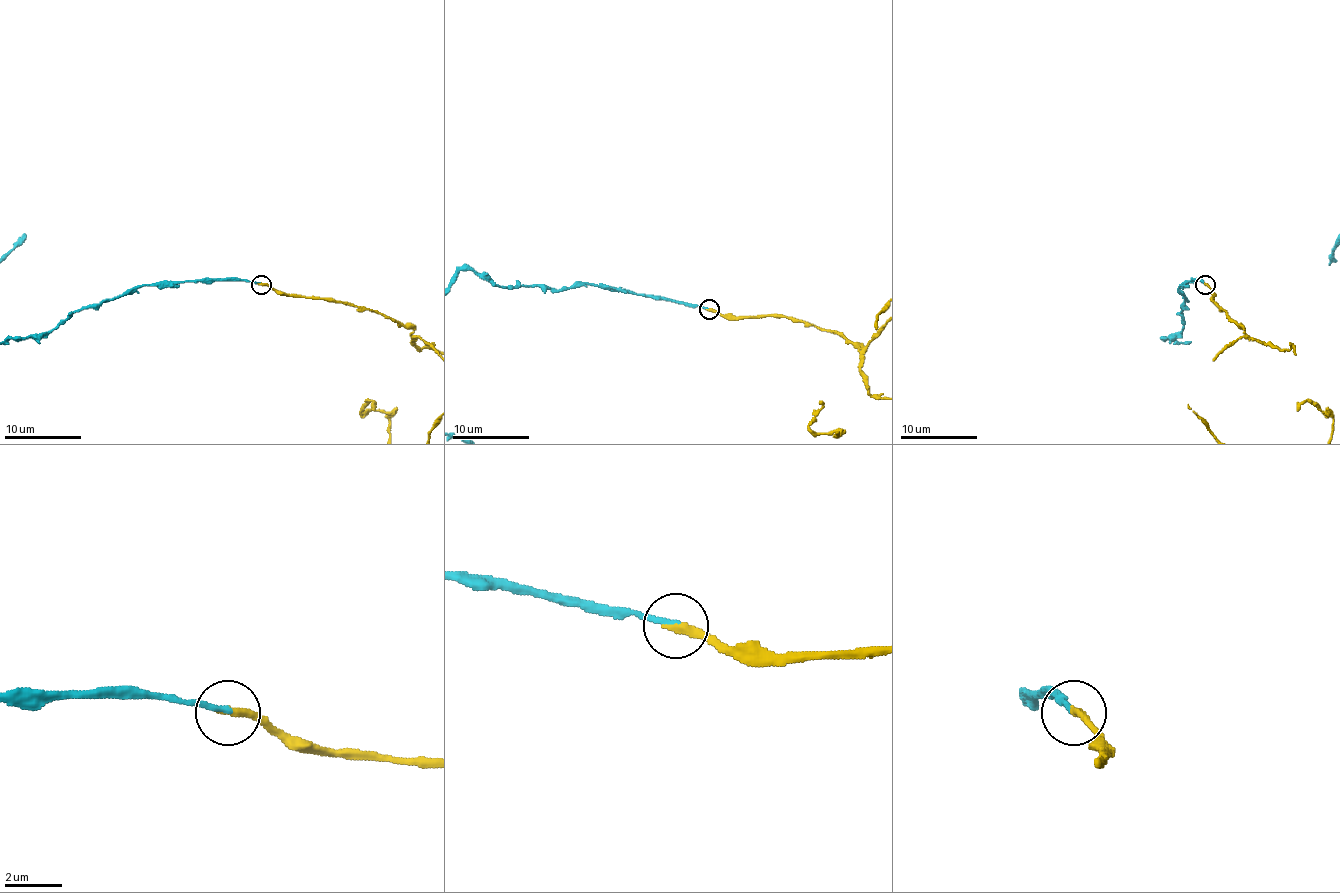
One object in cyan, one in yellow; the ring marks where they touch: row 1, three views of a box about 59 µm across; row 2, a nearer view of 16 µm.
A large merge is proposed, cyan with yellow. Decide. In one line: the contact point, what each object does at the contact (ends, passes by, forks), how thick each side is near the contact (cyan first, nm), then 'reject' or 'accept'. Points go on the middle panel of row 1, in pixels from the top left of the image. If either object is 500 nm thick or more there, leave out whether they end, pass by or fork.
(709, 309) | cyan ends | yellow ends | 180/300 nm | accept

